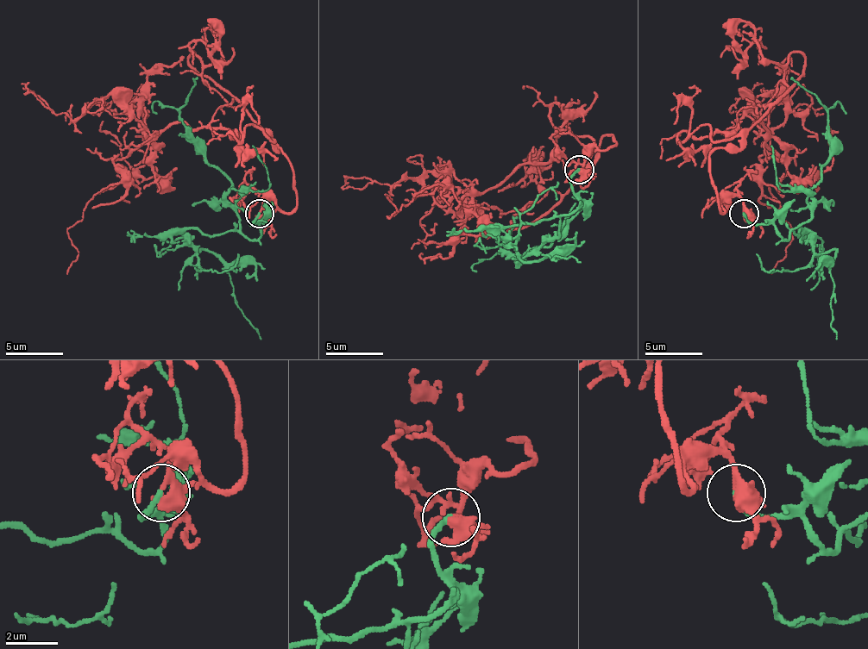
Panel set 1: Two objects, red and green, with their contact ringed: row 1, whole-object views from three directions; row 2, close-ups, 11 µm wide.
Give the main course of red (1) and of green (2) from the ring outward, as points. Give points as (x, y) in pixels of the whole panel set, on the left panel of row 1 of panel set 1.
1: (259, 215), (296, 206), (276, 145), (174, 121), (114, 159), (67, 275)
2: (259, 215), (253, 226), (259, 237), (183, 232), (198, 254), (204, 249), (229, 275), (238, 309), (261, 339)

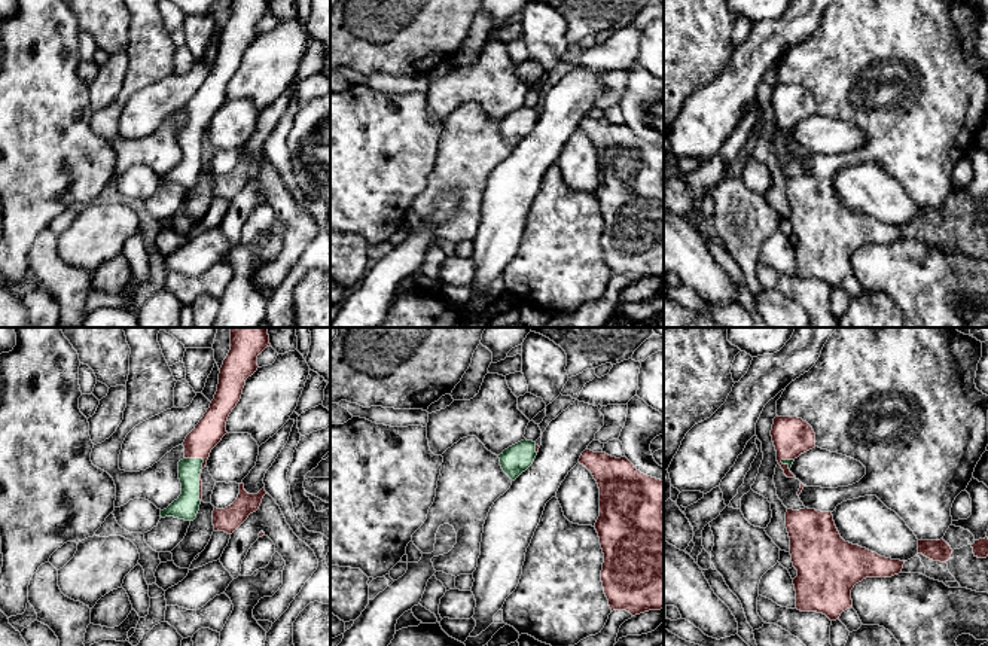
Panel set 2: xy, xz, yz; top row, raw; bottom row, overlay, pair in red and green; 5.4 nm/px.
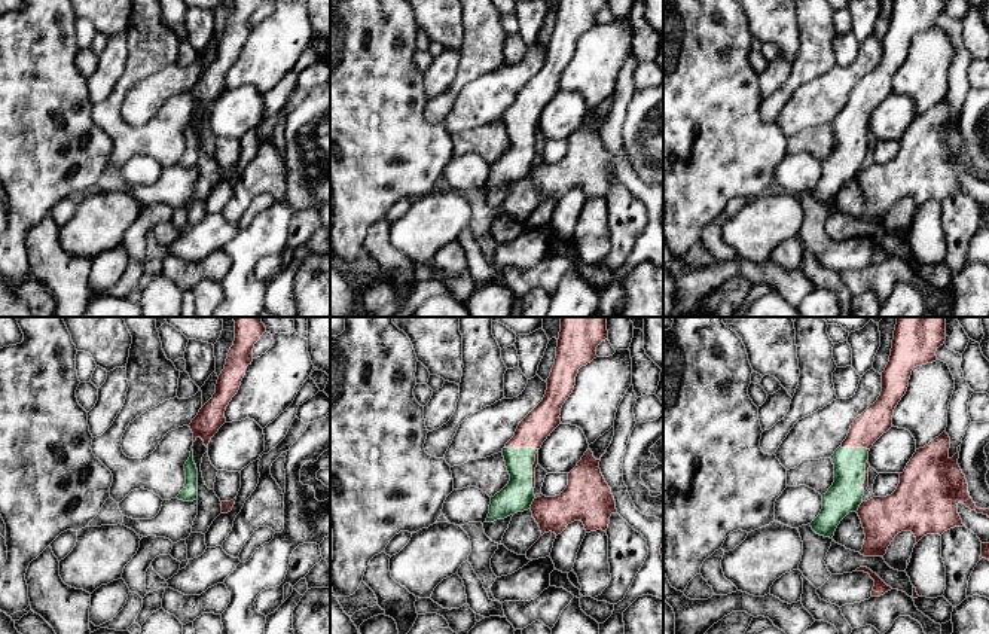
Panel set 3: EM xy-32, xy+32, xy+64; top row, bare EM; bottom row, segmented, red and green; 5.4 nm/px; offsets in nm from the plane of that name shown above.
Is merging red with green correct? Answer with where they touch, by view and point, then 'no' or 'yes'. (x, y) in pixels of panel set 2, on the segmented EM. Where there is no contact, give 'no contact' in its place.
xy (201, 472) | yes

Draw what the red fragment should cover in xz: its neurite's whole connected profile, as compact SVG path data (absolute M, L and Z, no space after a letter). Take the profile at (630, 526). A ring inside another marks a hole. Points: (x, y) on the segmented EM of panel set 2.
M585 450L579 458L600 488L595 530L604 554L601 582L609 606L632 616L664 609L664 481L637 470L626 457Z

